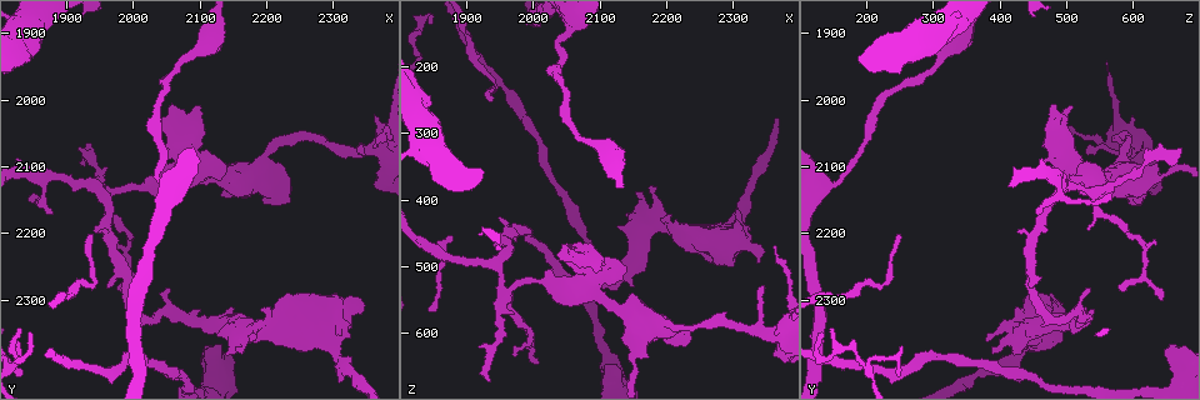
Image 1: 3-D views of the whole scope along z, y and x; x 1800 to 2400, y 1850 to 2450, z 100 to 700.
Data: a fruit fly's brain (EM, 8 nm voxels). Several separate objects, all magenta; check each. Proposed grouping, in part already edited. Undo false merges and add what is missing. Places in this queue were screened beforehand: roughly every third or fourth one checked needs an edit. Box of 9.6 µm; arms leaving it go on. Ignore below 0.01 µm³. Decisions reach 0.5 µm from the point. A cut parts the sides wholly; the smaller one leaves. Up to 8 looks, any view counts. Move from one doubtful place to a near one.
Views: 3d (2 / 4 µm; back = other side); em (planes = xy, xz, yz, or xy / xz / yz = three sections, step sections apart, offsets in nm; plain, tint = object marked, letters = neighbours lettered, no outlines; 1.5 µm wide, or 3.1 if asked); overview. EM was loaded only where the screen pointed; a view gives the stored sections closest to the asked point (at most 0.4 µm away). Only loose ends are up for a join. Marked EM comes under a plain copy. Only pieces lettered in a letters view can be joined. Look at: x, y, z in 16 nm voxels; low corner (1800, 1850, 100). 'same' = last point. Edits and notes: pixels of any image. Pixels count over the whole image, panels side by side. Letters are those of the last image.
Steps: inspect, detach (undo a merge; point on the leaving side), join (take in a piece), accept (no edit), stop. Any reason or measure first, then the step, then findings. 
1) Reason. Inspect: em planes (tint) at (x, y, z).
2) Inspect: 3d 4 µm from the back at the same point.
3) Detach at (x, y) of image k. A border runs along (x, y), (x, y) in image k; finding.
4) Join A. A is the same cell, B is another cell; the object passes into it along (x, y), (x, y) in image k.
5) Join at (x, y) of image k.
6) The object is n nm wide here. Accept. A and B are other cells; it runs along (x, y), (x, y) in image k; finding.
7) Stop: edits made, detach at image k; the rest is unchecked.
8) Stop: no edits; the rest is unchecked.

Thick turns thin. Inspect: 3d 4 µm at (1955, 2135, 530).

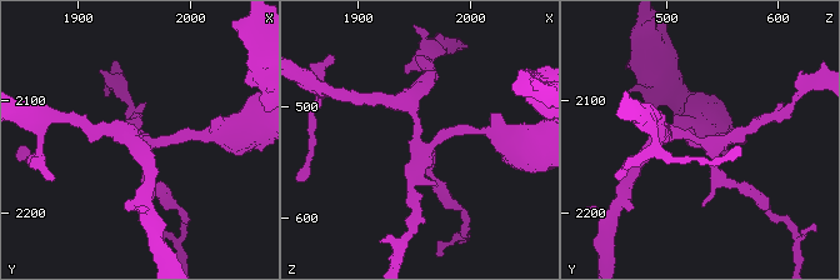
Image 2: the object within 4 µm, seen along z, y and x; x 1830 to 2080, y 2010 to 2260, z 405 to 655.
Now the EM. Inspect: em xz step 4 (tint) at (1954, 2138, 532).

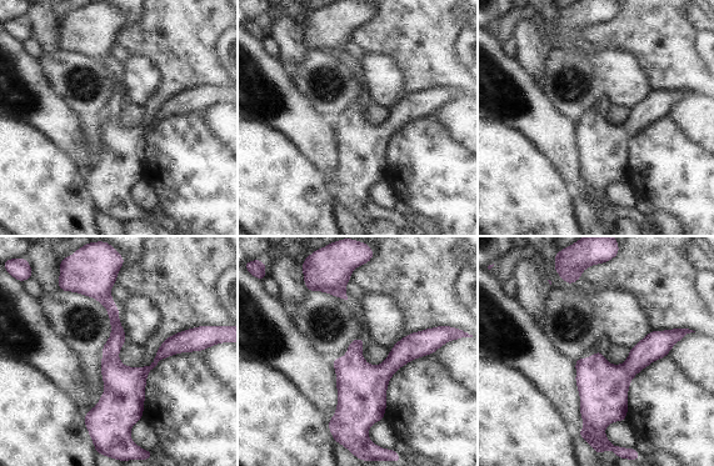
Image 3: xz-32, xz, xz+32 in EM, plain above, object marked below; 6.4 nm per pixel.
Inspect: em planes (letters) at the same point.

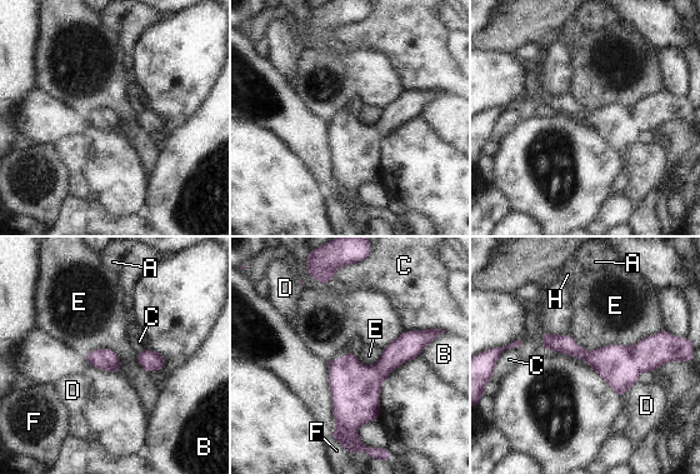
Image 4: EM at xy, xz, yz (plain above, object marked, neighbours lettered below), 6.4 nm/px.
4 arms meet here. Accept. A, B, C, D, E, F and H are other cells; continuous, no second cell.

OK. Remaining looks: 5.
Free end. Inspect: em xz step 8 (tint) at (1940, 2205, 245).

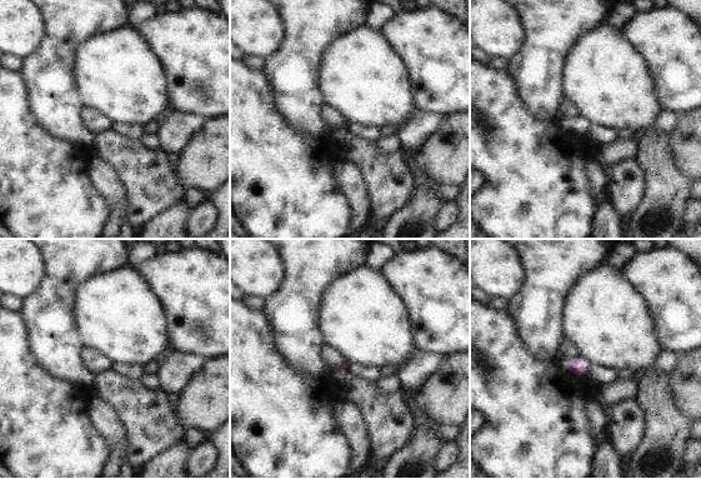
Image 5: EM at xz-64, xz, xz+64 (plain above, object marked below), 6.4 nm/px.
Inspect: em planes (tint) at the same point.

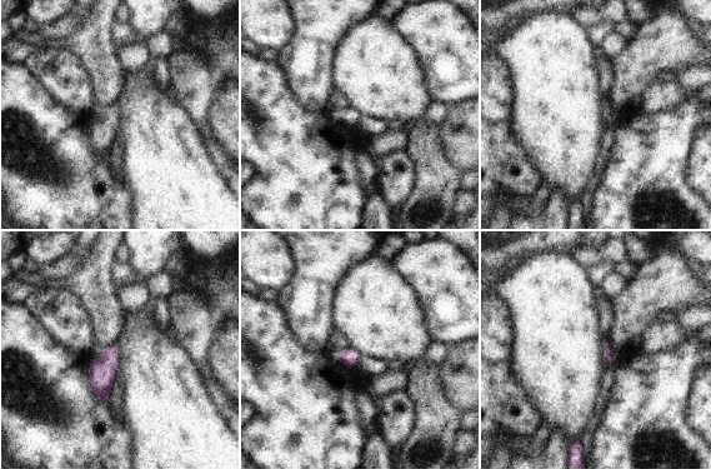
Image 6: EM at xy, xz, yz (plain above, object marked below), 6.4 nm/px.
Inspect: em planes (letters) at the same point.

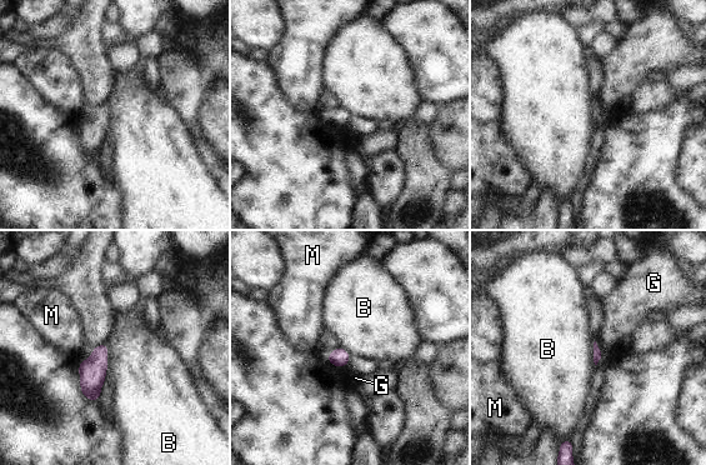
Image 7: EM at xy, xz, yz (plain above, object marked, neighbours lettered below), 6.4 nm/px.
Accept. B, G and M are other cells; a border runs along (105, 343), (106, 374), (104, 378) in image 7; none of them fits.

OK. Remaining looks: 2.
Inspect: 3d 2 µm at (1845, 2140, 565).

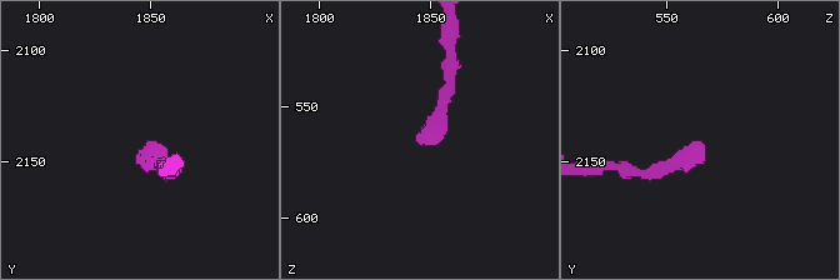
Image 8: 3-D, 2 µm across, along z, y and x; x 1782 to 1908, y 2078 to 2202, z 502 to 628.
Now the EM. Inspect: em xz step 8 (letters) at (1846, 2142, 567).

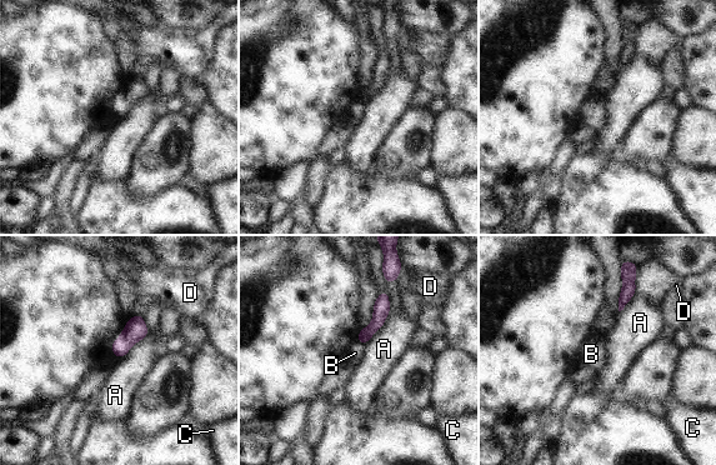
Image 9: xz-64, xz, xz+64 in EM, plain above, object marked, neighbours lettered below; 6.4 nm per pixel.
The object is 110 nm wide here. Accept. A, B, C and D are other cells; it runs along (384, 295), (379, 319), (362, 340) in image 9; none of them fits.

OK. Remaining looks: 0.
Stop: no edits; the rest is unchecked.

